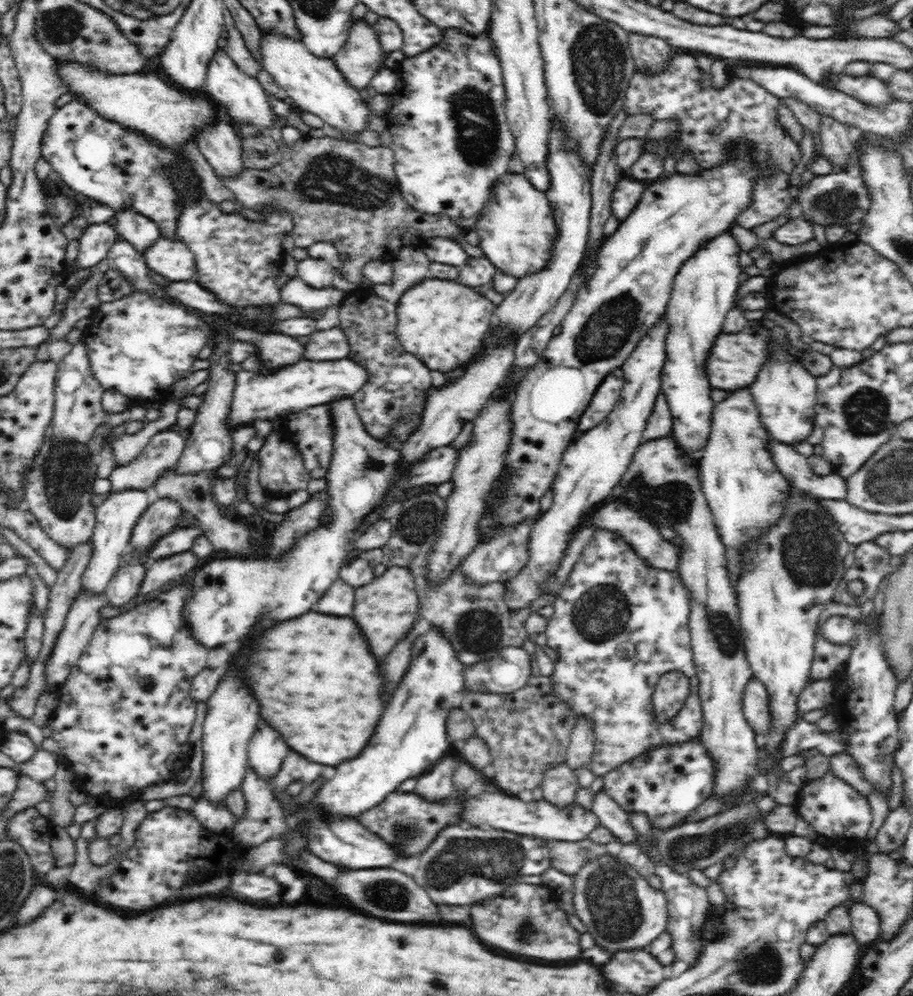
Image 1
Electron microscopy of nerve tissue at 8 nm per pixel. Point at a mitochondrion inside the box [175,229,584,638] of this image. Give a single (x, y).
(421, 524)

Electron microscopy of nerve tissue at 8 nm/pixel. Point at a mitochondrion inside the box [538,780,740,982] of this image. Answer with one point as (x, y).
(615, 910)

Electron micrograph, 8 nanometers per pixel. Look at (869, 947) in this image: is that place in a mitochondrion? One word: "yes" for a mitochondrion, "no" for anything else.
no

